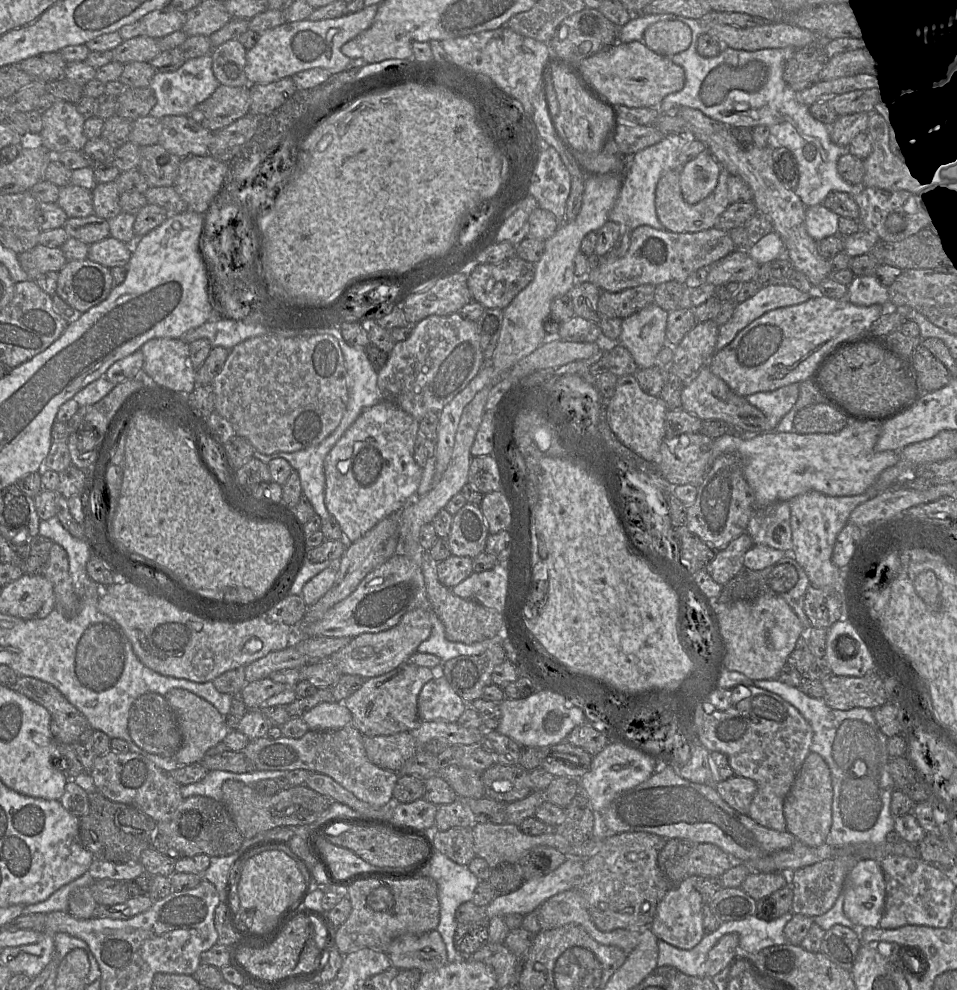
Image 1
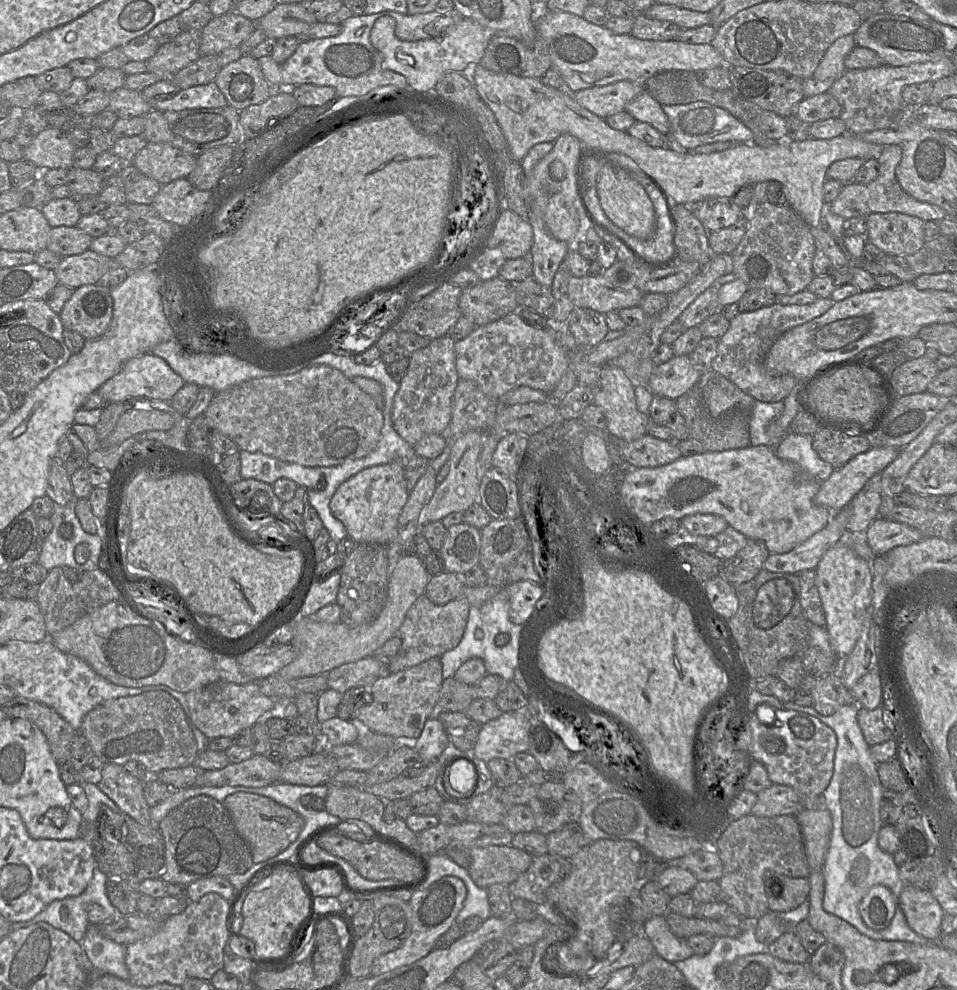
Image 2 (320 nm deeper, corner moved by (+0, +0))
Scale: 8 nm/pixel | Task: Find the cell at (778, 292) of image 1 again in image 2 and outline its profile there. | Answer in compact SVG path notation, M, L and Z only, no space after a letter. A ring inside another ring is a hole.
M818 298L815 302L805 305L774 303L755 311L739 312L730 321L725 334L718 339L717 355L712 362L712 369L757 401L784 400L791 392L794 392L799 382L790 374L771 375L764 367L768 352L786 331L823 315L833 304L831 298Z

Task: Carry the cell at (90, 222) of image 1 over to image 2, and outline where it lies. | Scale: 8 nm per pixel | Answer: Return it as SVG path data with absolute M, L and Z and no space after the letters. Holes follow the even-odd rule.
M59 226L52 228L47 242L47 249L66 257L87 251L93 238L77 226Z

